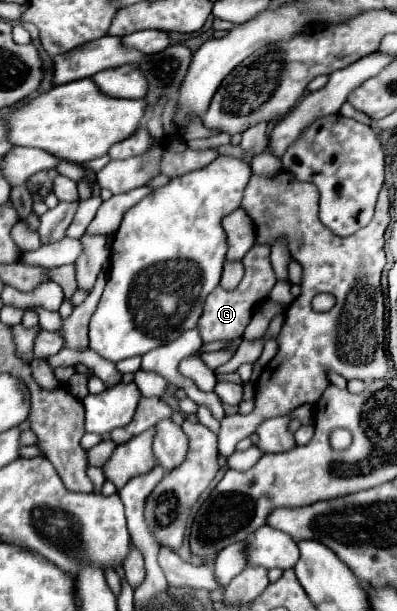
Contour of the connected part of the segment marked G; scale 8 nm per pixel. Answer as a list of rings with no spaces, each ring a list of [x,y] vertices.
[[[254,244],[246,254],[246,274],[242,282],[234,290],[224,290],[222,286],[216,286],[204,304],[204,312],[198,320],[198,330],[202,340],[232,340],[244,334],[244,328],[248,326],[254,308],[268,298],[272,286],[276,284],[276,276],[270,264],[270,246],[268,244]]]

